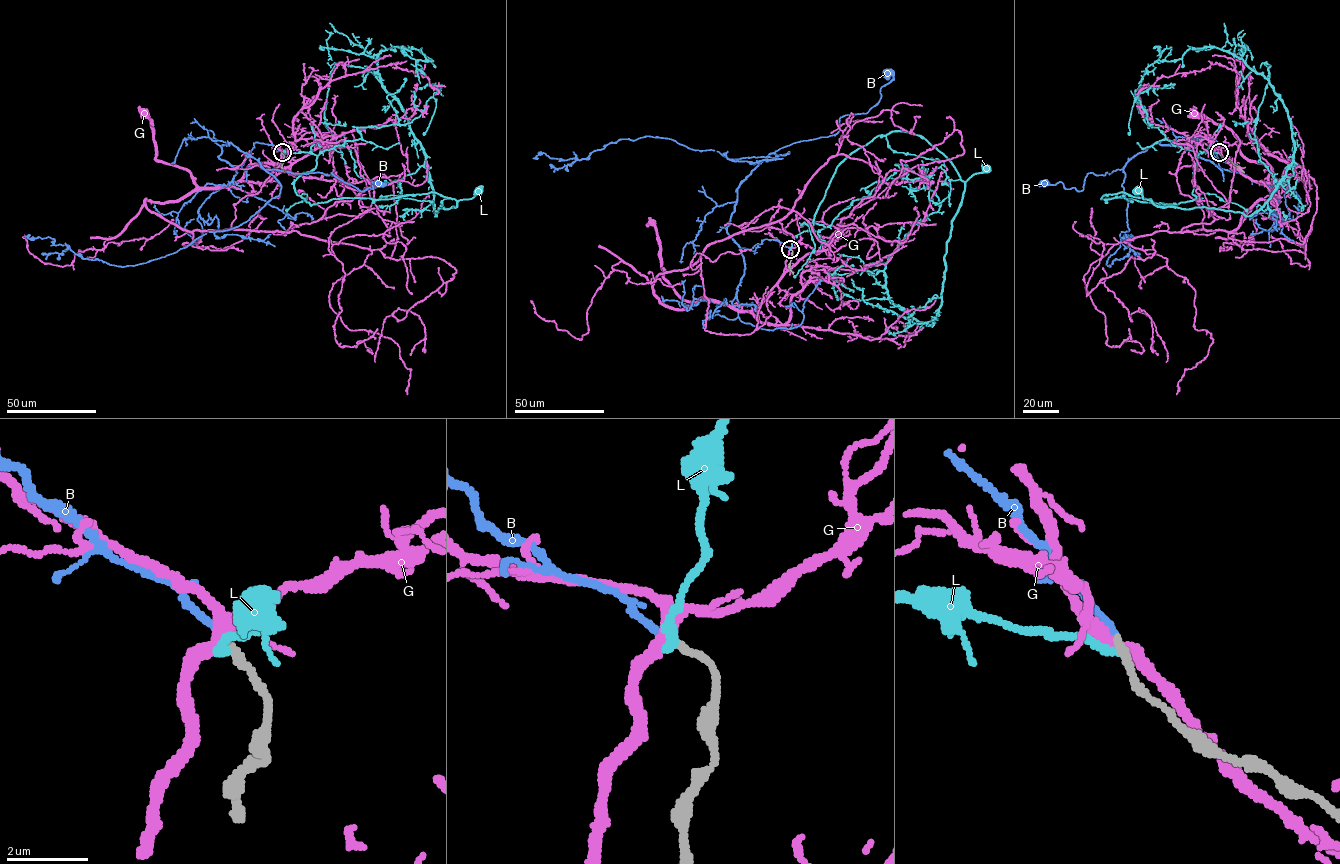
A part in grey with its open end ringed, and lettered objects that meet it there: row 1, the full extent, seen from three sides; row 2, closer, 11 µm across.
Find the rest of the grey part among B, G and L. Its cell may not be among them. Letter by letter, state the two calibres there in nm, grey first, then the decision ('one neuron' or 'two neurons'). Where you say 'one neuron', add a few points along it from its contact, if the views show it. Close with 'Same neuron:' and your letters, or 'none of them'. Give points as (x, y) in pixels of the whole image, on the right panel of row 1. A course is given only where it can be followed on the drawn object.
B: 190/150 nm | one neuron | via (1219, 152), (1209, 142), (1217, 165), (1189, 145), (1155, 143), (1123, 169), (1089, 173), (1082, 190), (1044, 183)
G: 200/280 nm | two neurons
L: 200/240 nm | two neurons
Same neuron: B

